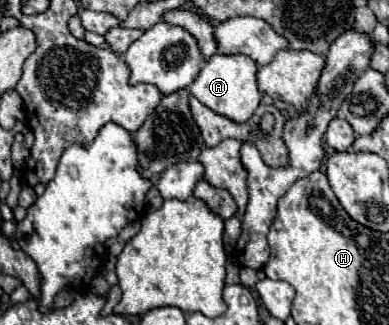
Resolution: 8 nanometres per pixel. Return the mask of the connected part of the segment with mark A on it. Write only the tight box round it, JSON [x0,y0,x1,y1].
[189,54,261,122]

